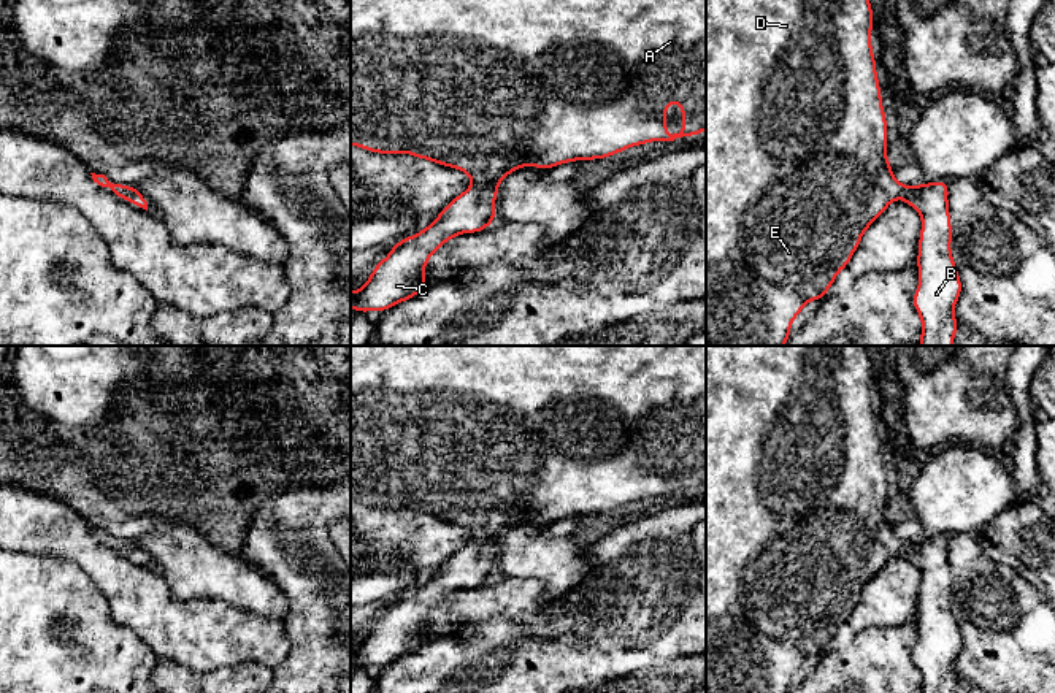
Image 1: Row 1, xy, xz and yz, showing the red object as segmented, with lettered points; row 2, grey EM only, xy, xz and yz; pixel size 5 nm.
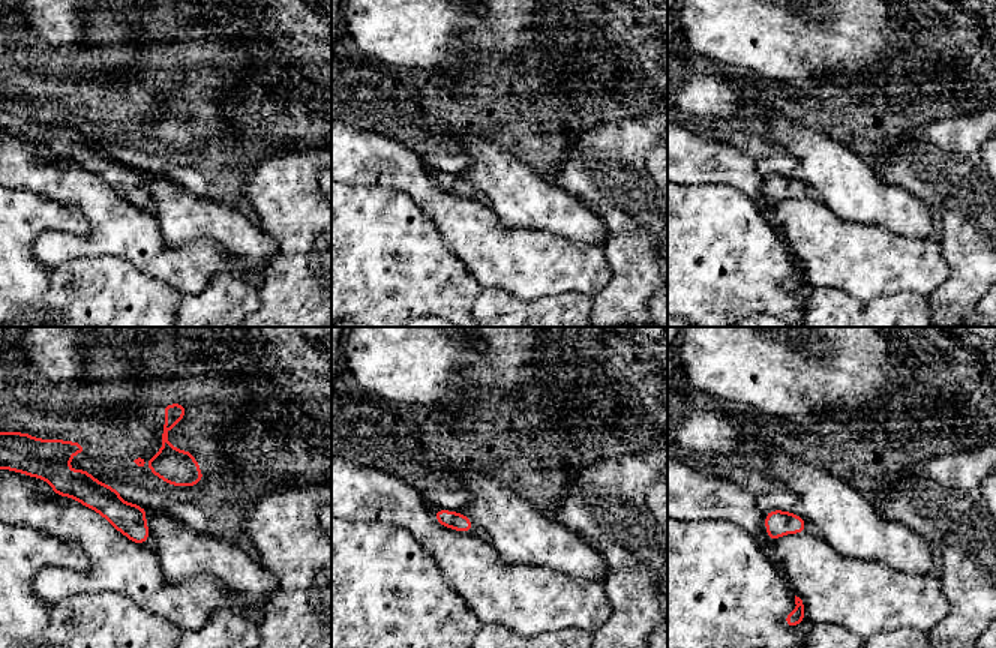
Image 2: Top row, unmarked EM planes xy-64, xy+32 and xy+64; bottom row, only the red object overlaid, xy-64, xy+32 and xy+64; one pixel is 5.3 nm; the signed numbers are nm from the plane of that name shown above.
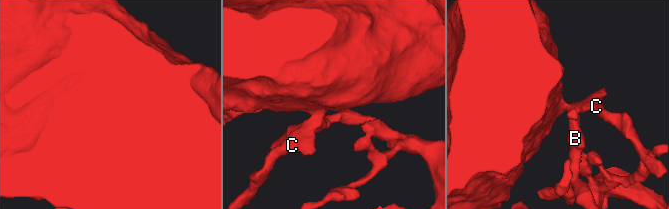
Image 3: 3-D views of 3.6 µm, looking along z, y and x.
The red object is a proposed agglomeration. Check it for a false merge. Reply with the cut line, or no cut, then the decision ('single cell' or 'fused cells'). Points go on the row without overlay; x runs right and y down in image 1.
no cut | single cell

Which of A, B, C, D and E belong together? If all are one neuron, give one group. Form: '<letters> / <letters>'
A B C D E

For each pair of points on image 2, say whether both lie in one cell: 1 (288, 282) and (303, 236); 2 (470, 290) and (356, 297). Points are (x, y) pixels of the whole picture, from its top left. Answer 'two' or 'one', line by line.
1: one
2: one

